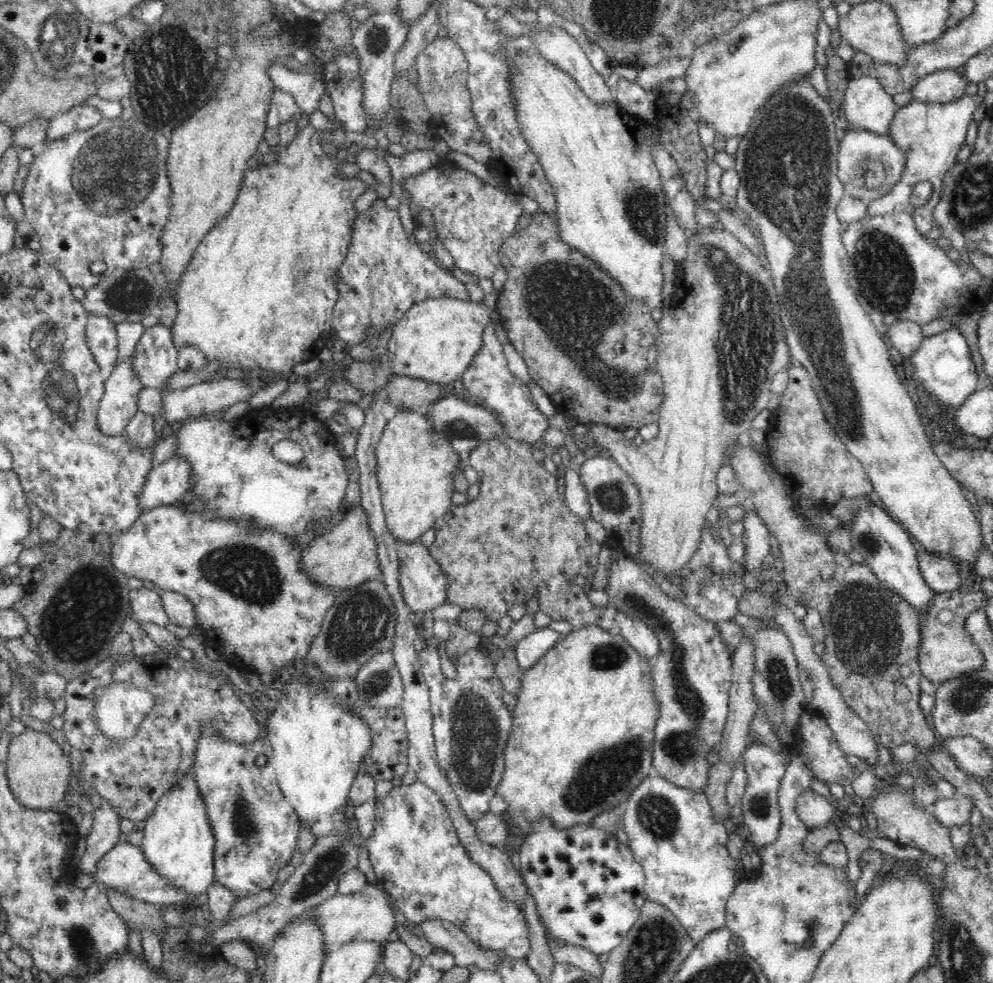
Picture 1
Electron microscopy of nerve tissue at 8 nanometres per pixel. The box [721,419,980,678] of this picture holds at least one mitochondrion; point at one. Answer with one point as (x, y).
(866, 628)

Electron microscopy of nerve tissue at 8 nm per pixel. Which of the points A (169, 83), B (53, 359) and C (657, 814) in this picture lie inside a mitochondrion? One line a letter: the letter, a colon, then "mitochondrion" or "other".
A: mitochondrion
B: mitochondrion
C: mitochondrion

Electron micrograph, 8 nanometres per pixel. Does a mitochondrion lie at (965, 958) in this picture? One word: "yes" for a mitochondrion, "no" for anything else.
yes

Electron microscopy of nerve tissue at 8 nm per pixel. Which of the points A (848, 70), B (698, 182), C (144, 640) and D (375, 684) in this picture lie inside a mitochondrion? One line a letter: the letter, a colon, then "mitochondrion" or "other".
A: other
B: other
C: other
D: mitochondrion

